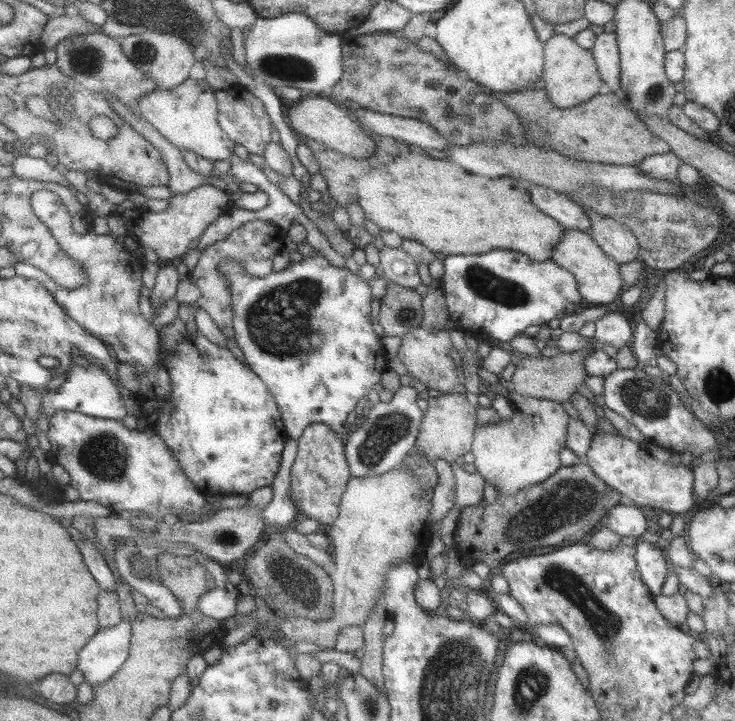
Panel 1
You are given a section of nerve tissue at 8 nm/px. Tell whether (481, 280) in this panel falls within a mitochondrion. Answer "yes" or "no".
yes

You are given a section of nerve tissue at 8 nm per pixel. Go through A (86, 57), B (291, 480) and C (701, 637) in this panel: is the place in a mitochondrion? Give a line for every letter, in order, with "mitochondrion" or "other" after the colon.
A: mitochondrion
B: other
C: other

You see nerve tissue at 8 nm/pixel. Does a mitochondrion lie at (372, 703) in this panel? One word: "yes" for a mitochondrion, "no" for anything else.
yes

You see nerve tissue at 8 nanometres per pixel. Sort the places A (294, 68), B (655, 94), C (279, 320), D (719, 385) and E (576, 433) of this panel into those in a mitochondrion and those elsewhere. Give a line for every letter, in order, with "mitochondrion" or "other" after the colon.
A: mitochondrion
B: mitochondrion
C: mitochondrion
D: mitochondrion
E: other

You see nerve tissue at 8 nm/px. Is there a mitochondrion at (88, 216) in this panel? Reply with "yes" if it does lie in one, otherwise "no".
no

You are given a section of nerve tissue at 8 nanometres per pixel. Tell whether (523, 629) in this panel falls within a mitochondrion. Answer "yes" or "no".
no

